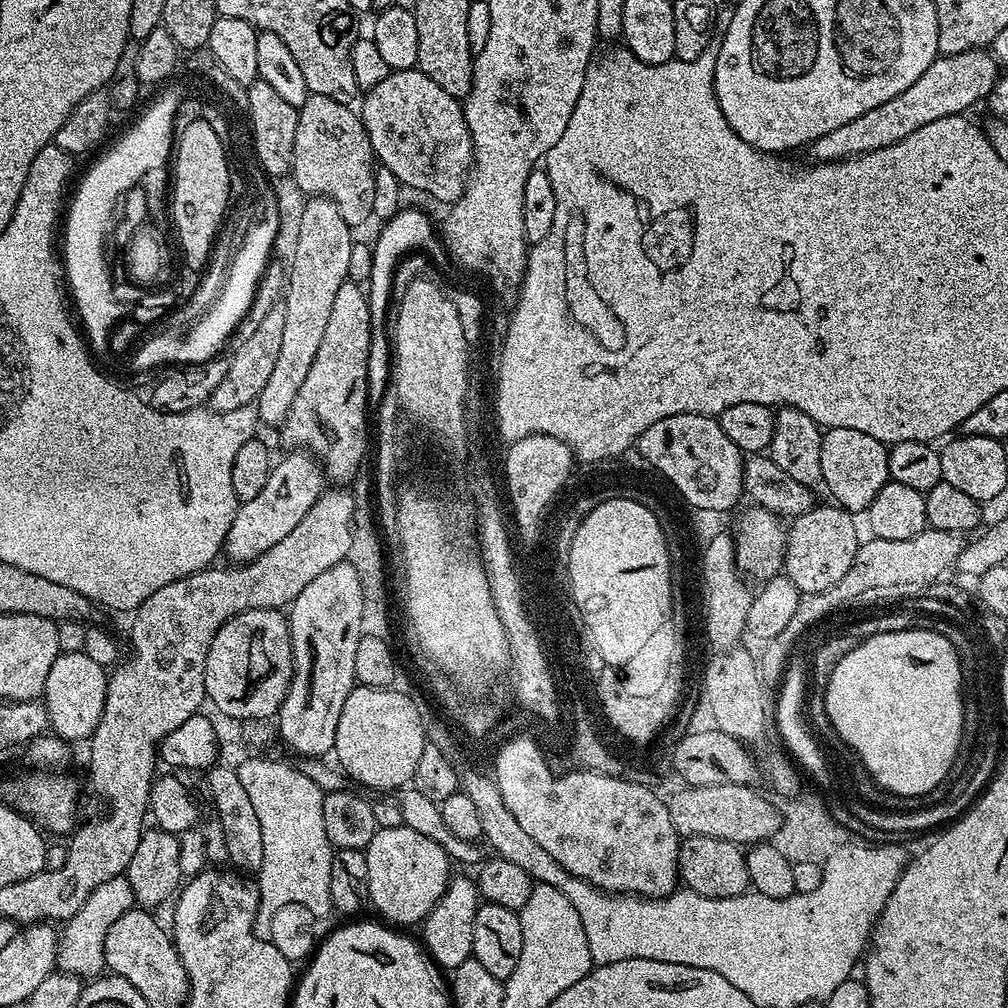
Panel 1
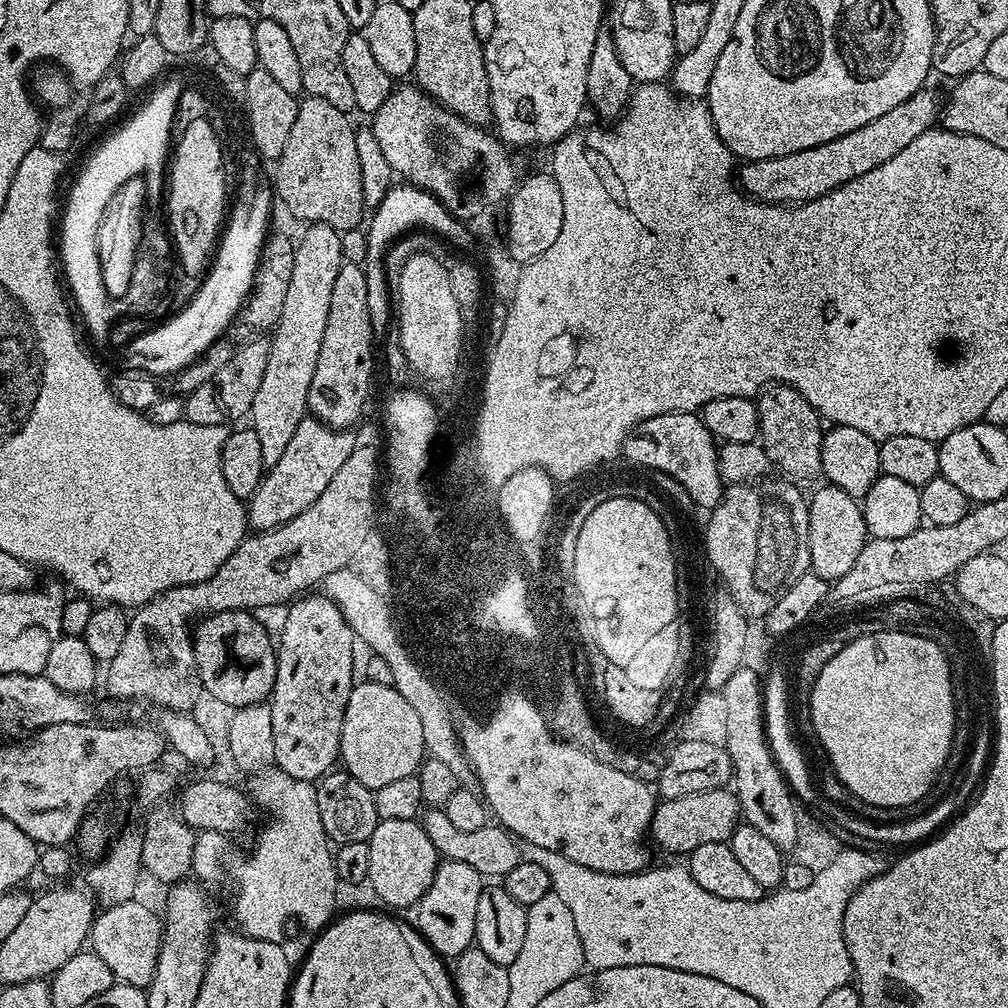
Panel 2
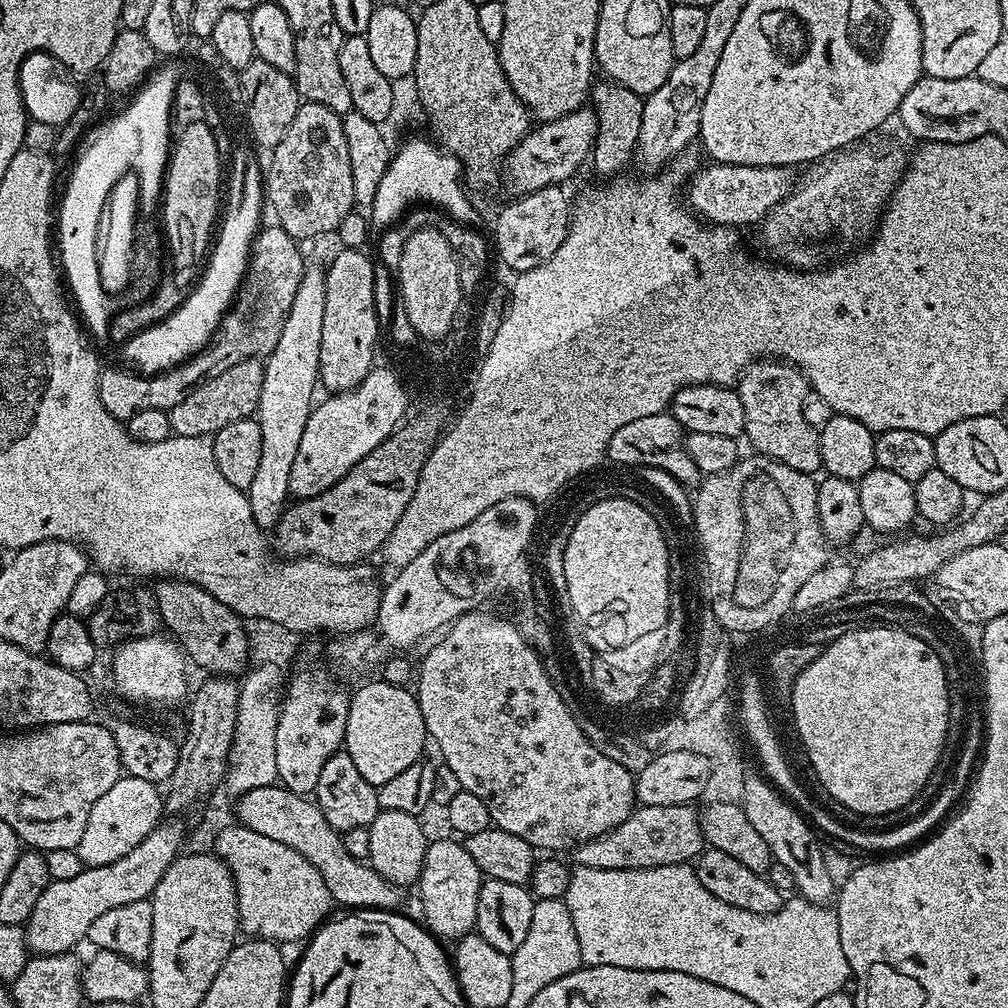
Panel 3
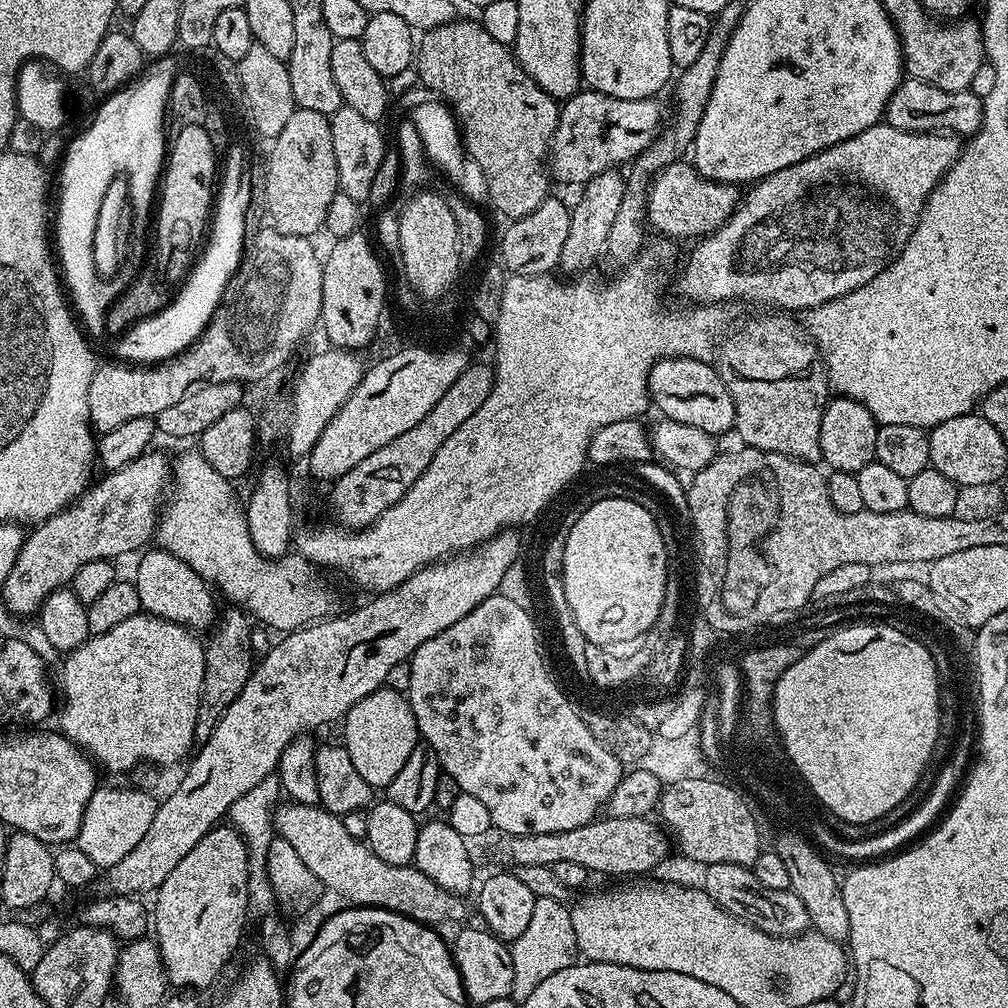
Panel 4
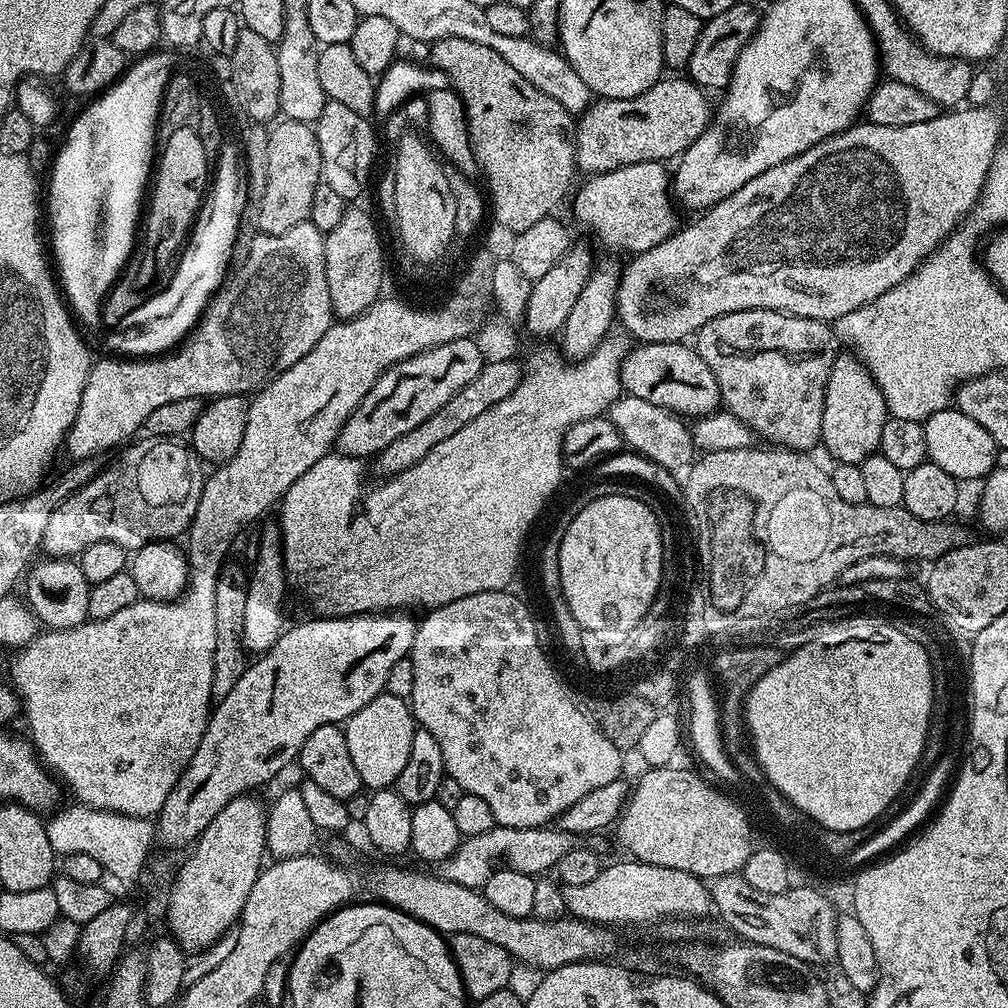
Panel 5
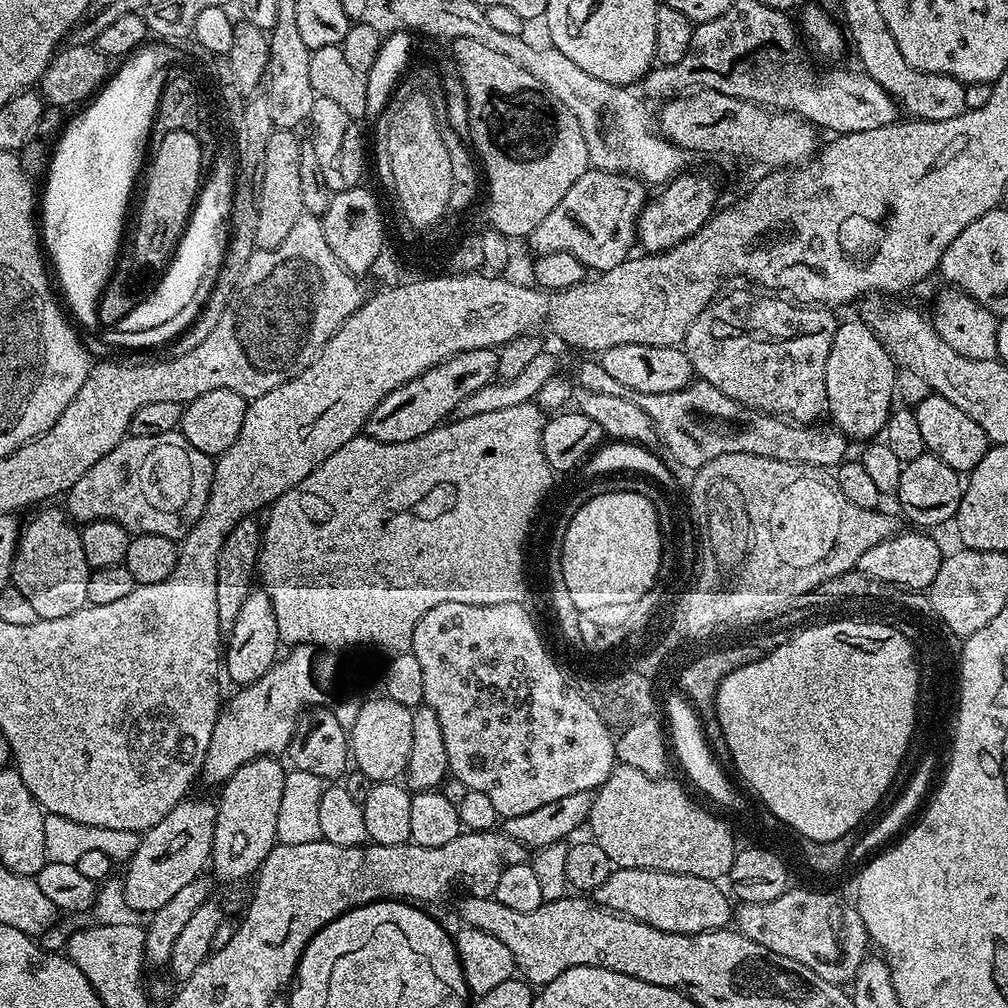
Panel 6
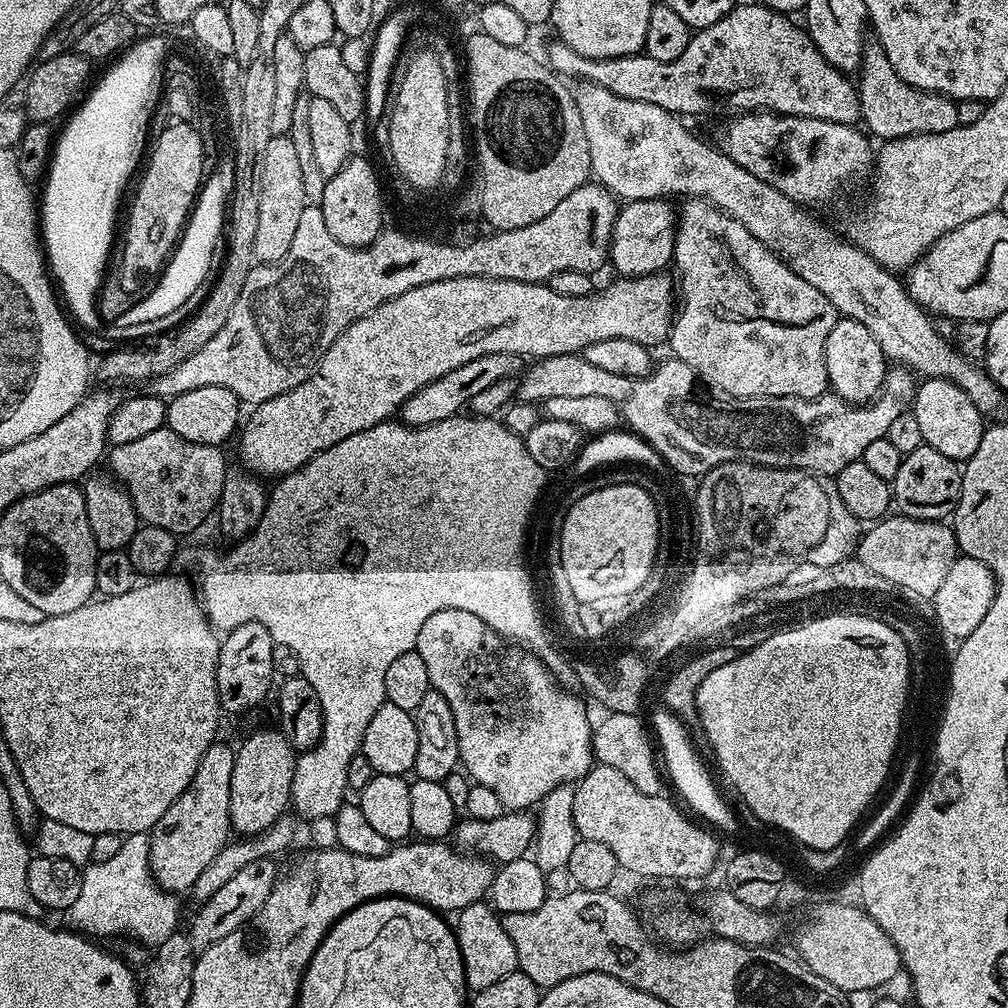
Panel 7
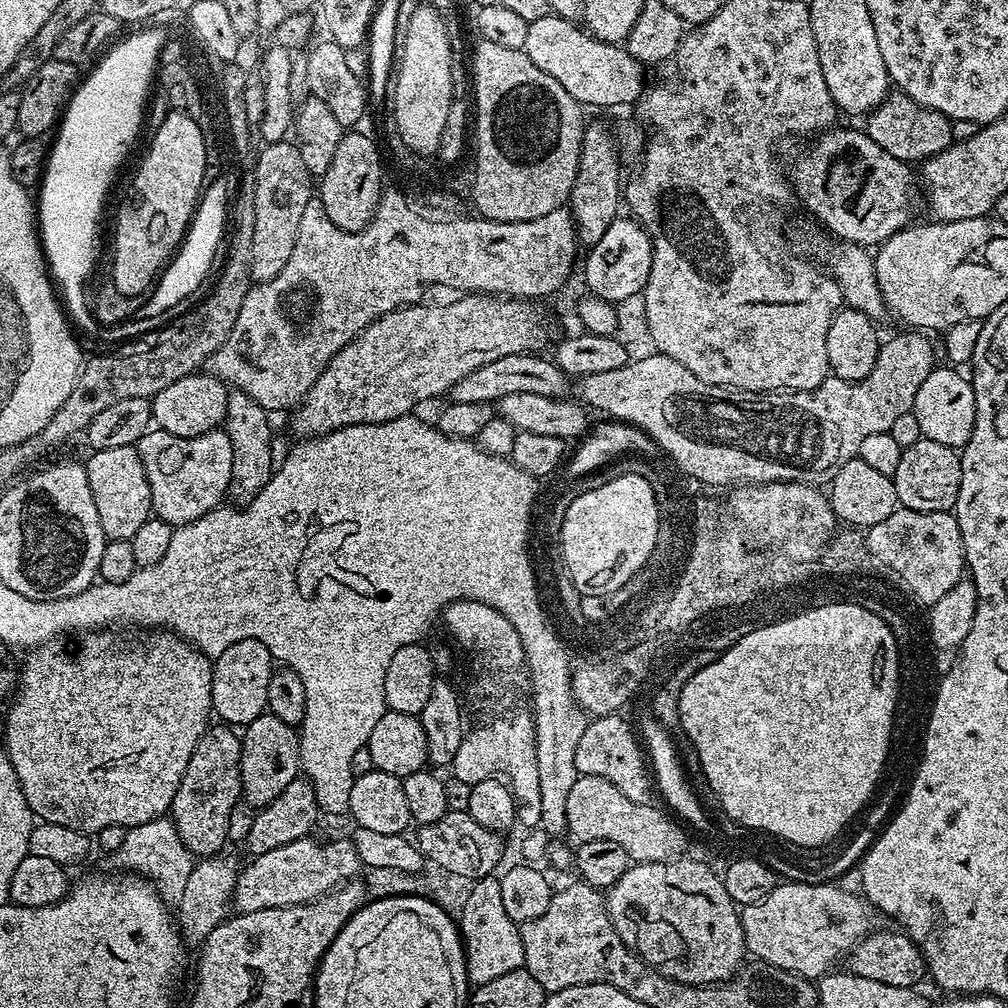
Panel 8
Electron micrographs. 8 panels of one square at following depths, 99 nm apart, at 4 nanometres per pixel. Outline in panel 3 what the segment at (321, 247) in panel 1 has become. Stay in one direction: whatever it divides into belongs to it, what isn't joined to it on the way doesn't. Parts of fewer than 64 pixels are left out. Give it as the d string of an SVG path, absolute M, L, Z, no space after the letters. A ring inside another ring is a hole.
M309 267L298 286L298 294L294 294L294 302L290 302L290 310L286 314L286 322L282 326L282 334L278 334L278 346L264 360L264 377L262 378L262 398L256 407L255 419L260 421L262 430L262 455L258 461L254 482L246 489L250 502L250 510L254 514L254 522L262 530L275 529L280 523L282 514L290 500L290 470L294 466L294 458L298 454L298 446L302 443L302 430L306 430L306 418L310 418L314 407L312 395L318 389L320 378L320 351L322 350L322 318L326 311L326 282L321 269Z

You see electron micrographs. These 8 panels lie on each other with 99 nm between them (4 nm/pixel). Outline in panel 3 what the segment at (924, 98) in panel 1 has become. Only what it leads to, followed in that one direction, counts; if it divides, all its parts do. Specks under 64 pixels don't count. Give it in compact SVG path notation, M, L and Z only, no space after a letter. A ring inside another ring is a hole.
M737 164L707 165L686 184L686 204L697 217L709 224L722 224L735 229L740 224L759 225L764 215L791 194L798 183L797 173L789 166L738 166Z

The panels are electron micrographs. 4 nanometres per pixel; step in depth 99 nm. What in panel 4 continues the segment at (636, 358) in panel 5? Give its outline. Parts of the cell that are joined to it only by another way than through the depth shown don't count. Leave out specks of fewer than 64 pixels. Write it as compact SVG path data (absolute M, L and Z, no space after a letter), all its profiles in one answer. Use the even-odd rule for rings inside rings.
M671 356L658 361L648 375L648 390L651 403L665 420L698 426L698 430L706 430L706 434L717 438L735 429L734 398L730 398L730 390L726 390L719 371L707 360Z

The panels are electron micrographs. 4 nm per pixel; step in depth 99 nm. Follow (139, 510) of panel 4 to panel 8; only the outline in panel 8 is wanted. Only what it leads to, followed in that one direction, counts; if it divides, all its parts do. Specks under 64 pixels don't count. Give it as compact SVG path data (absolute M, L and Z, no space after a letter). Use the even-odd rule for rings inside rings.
M149 430L134 447L146 470L146 482L150 482L150 498L155 519L165 520L167 524L173 526L189 524L202 518L207 512L221 507L223 500L220 499L228 496L230 466L234 462L234 454L230 450L227 432L217 430L198 434L194 438L178 438L169 432Z

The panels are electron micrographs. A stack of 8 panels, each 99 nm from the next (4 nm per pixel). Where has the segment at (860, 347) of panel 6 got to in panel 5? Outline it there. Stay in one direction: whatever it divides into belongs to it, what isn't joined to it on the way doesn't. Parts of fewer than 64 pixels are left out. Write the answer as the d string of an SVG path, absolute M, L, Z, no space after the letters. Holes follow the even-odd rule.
M837 355L832 363L830 378L826 382L820 435L822 448L833 456L833 461L861 465L867 456L879 449L882 426L886 426L888 418L886 398L882 398L882 390L873 376L864 371L855 356Z

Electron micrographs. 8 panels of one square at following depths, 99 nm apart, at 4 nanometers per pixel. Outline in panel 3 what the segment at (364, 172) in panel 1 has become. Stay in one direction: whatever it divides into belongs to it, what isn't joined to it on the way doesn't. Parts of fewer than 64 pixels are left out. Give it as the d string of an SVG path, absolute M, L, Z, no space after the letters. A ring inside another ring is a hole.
M301 103L294 122L290 122L270 156L272 161L266 164L266 200L276 211L275 223L297 242L323 232L335 233L342 218L357 207L341 113L321 104Z

